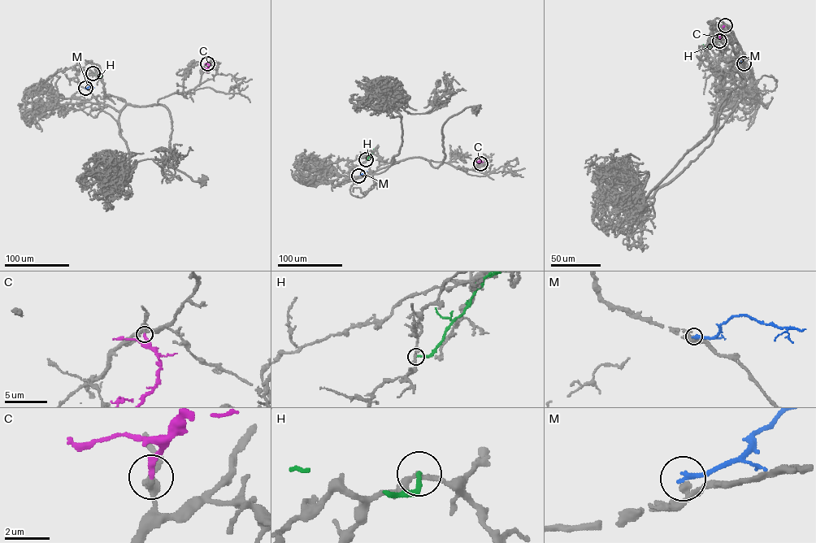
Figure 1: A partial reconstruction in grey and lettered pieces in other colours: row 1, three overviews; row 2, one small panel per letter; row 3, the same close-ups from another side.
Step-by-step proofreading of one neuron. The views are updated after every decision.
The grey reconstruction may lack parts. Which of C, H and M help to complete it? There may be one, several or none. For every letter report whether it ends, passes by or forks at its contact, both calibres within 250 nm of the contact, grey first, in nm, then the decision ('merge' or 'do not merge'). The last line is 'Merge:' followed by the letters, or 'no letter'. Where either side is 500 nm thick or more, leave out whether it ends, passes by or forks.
C: it ends; calibres 160 and 260 nm; merge
H: it ends; calibres 240 and 180 nm; do not merge
M: it ends; calibres 220 and 280 nm; do not merge
Merge: C

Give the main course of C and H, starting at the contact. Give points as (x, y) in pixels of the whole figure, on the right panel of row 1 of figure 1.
C: (725, 25), (719, 33), (722, 36)
H: (719, 41), (705, 47), (703, 44)

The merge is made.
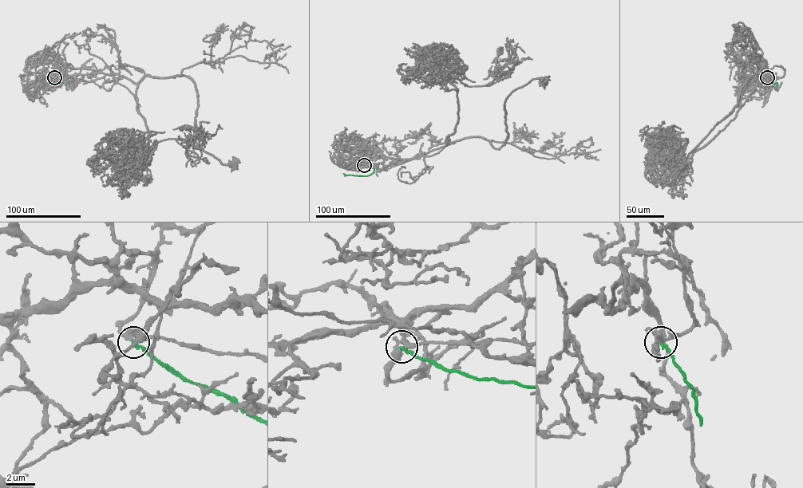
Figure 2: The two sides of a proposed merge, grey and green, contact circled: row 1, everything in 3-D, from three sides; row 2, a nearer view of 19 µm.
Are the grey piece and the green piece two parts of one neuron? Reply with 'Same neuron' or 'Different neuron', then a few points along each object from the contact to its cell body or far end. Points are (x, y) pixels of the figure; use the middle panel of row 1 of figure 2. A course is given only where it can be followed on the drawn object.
Different neuron. Course of grey: (364, 166), (383, 156), (423, 155), (471, 137), (499, 148), (508, 138), (506, 98), (543, 80). Course of green: (364, 165), (373, 167), (373, 171), (365, 176), (343, 174)

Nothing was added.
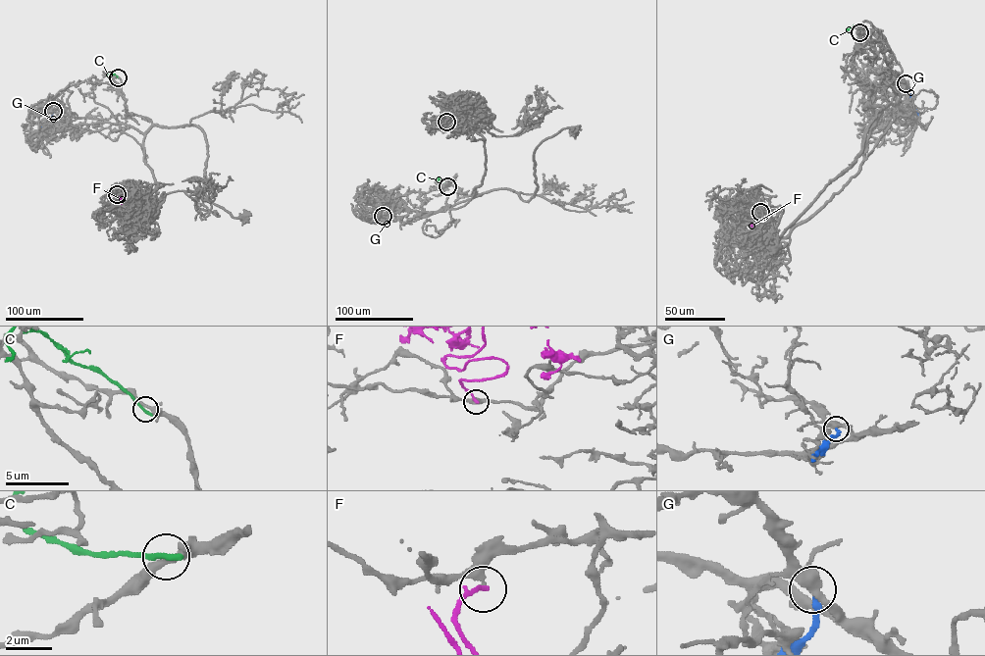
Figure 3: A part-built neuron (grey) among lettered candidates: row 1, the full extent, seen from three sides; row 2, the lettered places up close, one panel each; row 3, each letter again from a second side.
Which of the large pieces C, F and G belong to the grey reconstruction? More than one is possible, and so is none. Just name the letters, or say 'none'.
none

